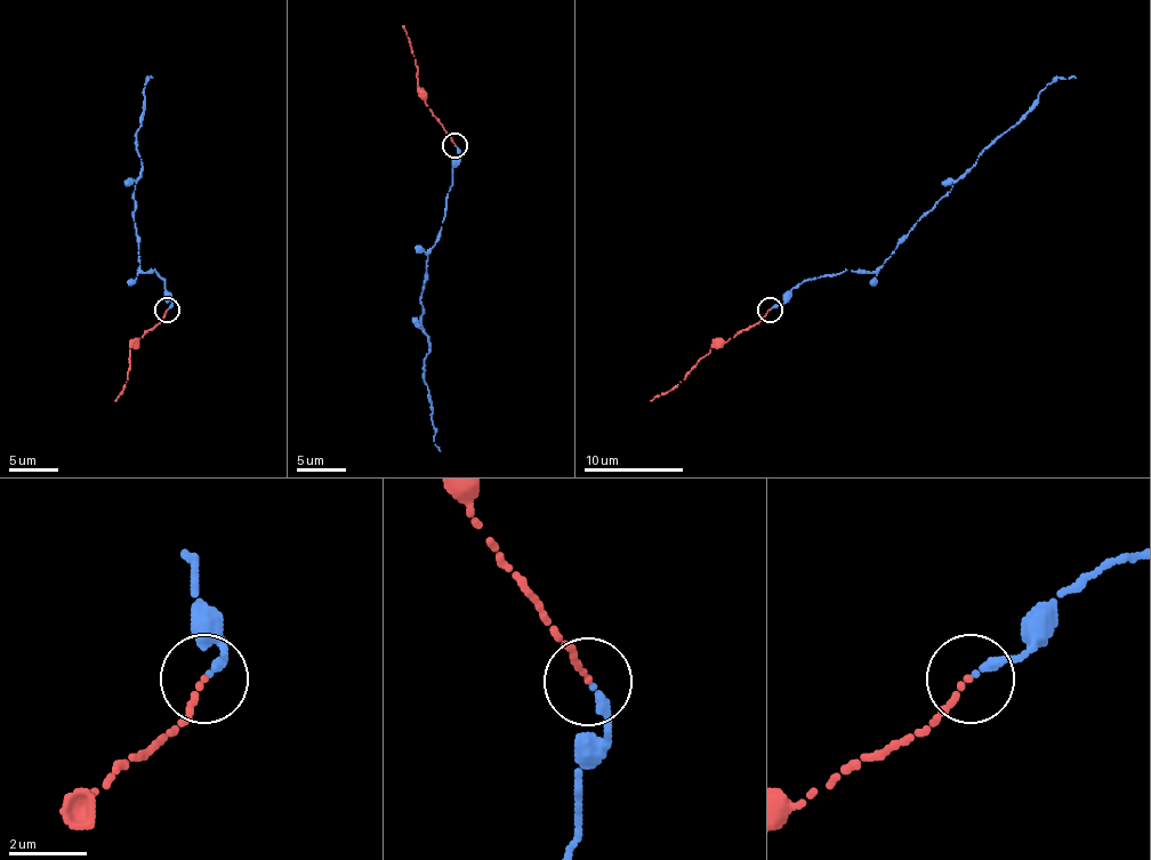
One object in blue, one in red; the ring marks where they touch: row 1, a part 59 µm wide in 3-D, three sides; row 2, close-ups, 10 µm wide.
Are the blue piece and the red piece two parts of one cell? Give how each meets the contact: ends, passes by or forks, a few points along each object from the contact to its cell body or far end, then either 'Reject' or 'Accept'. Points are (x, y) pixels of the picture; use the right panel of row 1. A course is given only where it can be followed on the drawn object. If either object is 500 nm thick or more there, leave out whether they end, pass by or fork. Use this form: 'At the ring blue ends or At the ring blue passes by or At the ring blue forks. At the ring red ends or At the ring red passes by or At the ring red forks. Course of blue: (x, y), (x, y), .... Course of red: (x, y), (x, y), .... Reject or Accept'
At the ring blue ends. At the ring red ends. Course of blue: (772, 310), (806, 279), (880, 267), (914, 225), (986, 147), (1017, 122), (1047, 86), (1075, 75). Course of red: (769, 310), (754, 327), (709, 348), (684, 378), (650, 401). Accept

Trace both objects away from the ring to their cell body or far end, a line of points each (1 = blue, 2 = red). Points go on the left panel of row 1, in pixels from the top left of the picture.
1: (169, 310), (163, 279), (139, 267), (134, 225), (137, 147), (152, 75)
2: (167, 310), (157, 327), (129, 348), (127, 378), (114, 401)

